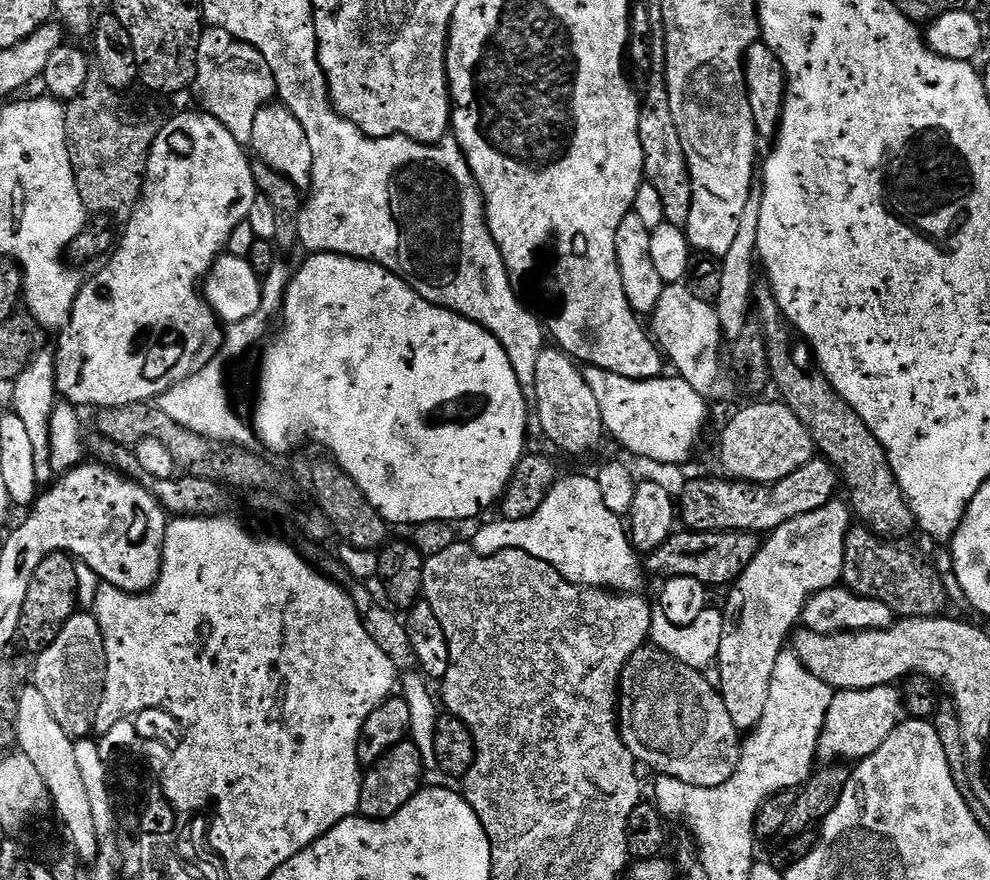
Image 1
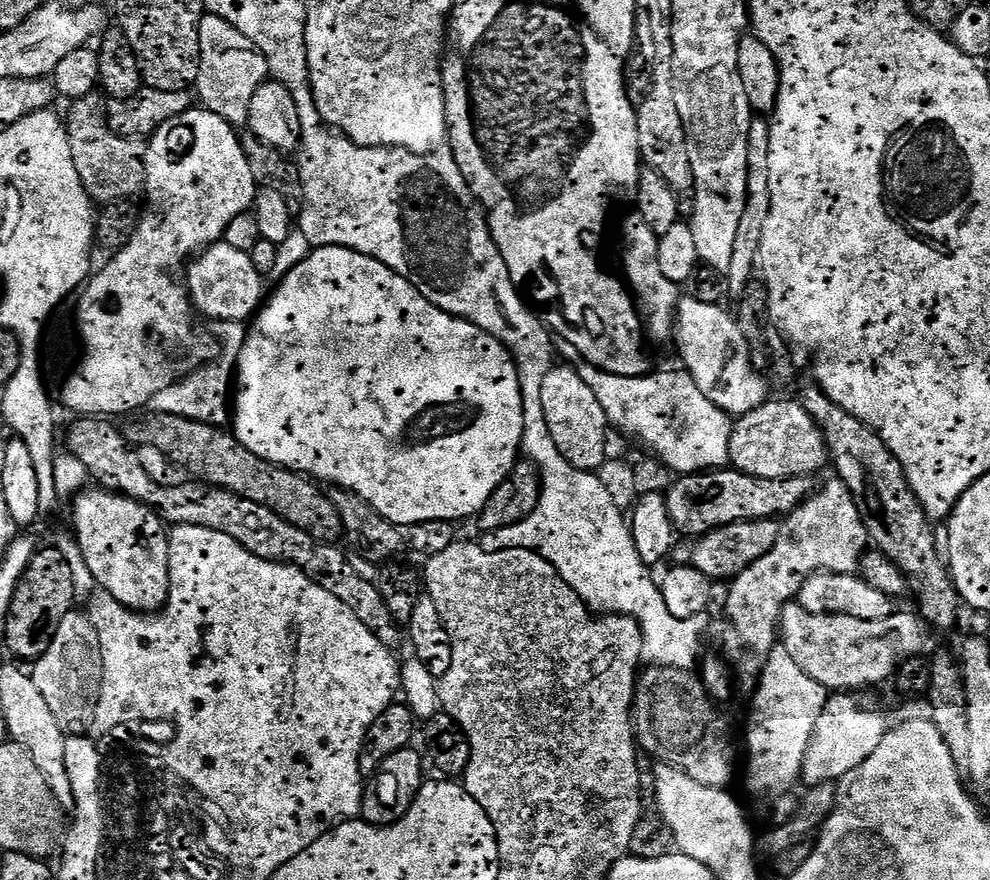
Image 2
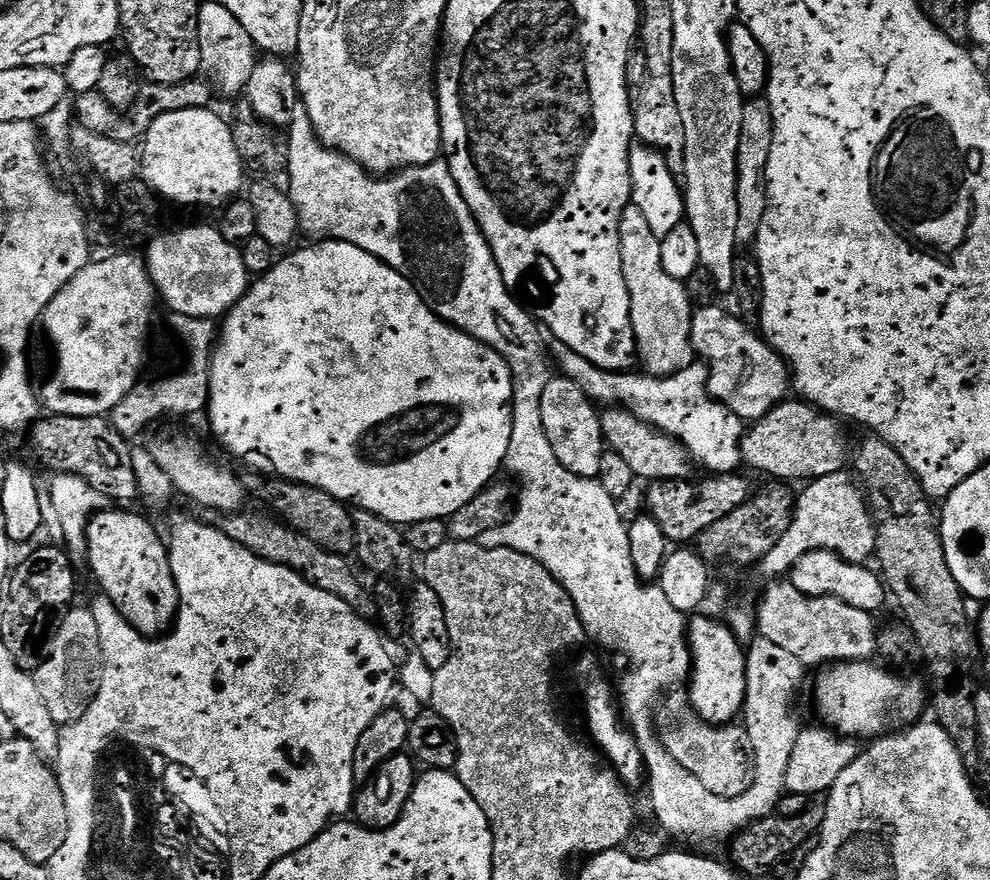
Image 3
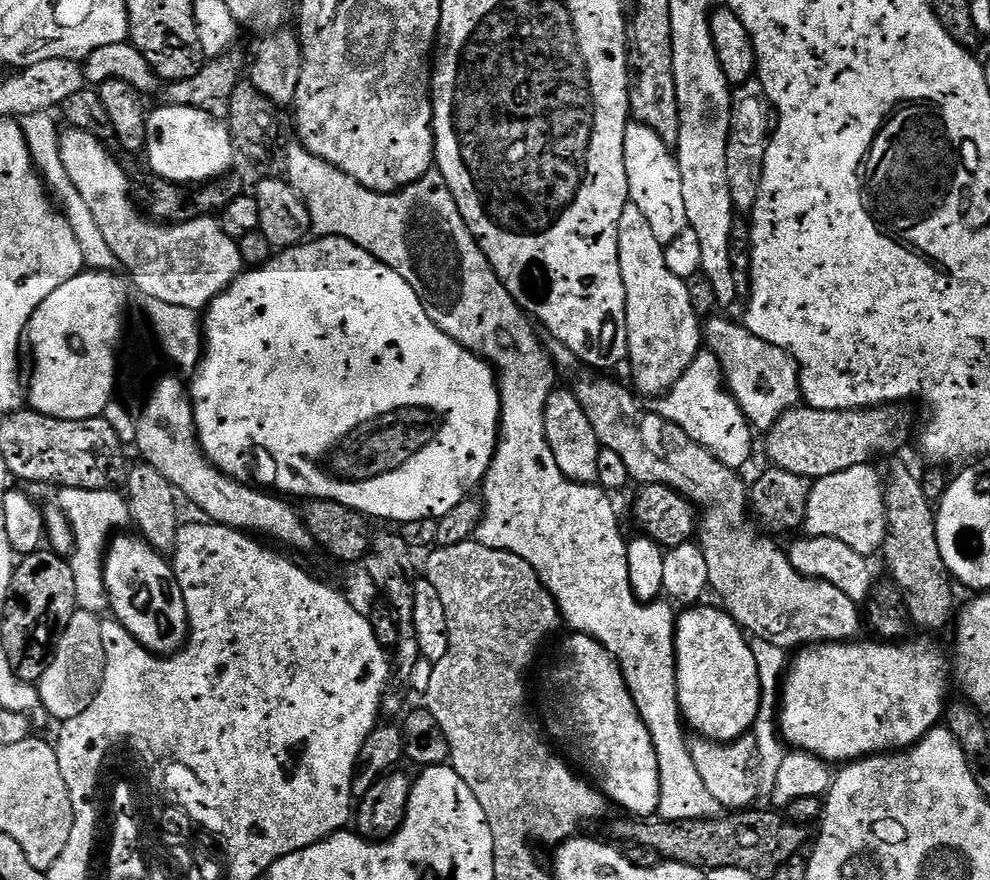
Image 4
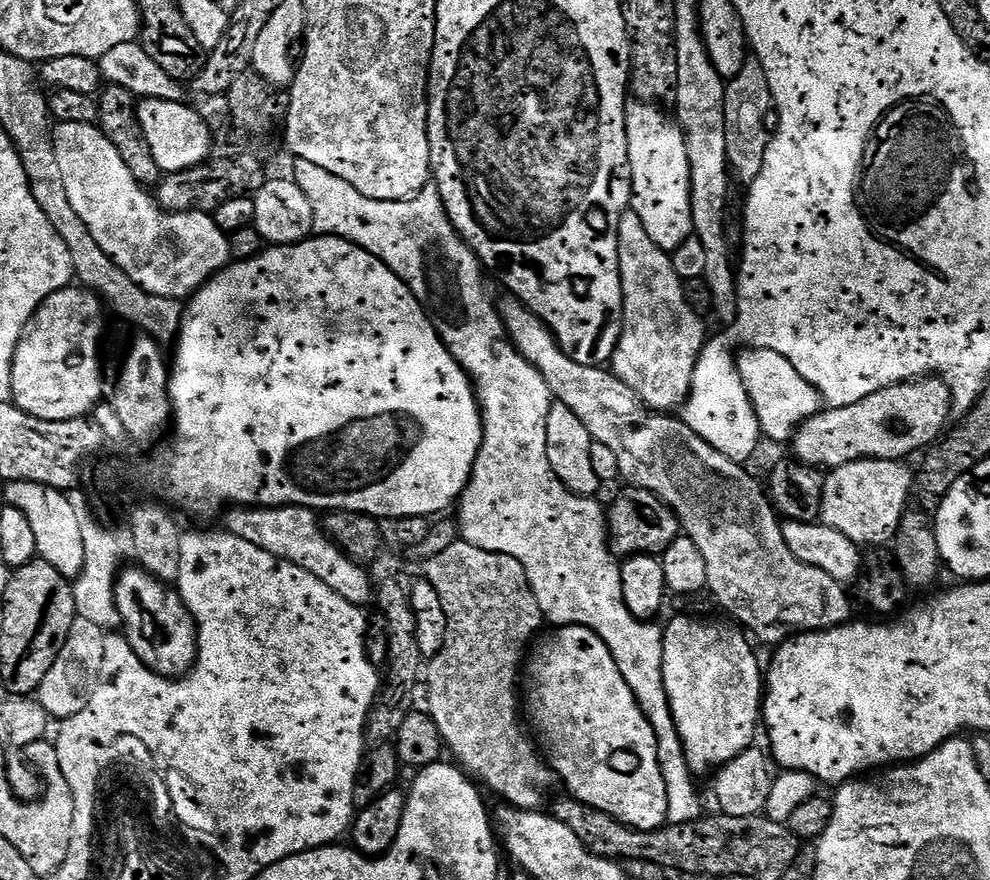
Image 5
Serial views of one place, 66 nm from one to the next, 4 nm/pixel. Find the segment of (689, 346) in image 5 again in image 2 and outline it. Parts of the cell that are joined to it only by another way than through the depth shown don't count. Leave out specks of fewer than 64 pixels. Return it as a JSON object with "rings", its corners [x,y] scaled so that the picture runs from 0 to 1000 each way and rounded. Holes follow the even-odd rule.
{"rings":[[[638,239],[626,259],[626,273],[630,276],[630,309],[628,308],[628,314],[640,338],[649,376],[656,388],[658,388],[657,385],[671,386],[674,382],[676,385],[683,370],[685,323],[673,316],[672,311],[669,311],[668,303],[665,302],[667,269],[661,261],[657,261],[657,252],[653,252],[653,248],[648,248],[645,240]]]}

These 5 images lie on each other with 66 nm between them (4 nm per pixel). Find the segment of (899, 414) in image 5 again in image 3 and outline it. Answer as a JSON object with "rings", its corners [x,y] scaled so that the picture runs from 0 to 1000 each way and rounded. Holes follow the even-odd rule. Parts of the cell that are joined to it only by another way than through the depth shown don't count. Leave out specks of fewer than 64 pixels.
{"rings":[[[815,457],[807,458],[785,459],[747,497],[748,524],[773,536],[784,548],[819,548],[854,535],[859,523],[859,505],[857,509],[857,500],[853,497],[854,483],[845,474]]]}

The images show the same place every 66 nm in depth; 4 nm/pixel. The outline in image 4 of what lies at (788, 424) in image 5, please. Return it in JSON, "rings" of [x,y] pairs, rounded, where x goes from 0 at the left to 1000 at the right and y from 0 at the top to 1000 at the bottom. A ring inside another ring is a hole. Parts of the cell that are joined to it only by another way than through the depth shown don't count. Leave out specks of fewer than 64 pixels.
{"rings":[[[716,363],[709,373],[714,399],[720,400],[725,407],[731,435],[761,488],[780,486],[782,480],[790,475],[790,470],[809,458],[808,424],[805,415],[796,401],[766,384],[751,367],[738,368],[735,364],[723,363]]]}

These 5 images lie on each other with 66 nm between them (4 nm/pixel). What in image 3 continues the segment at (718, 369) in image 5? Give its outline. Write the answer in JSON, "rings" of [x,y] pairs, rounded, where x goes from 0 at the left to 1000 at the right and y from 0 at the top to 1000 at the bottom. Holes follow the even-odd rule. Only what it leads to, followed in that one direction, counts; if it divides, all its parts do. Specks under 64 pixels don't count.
{"rings":[[[574,402],[571,406],[570,418],[568,418],[569,426],[579,432],[594,449],[595,455],[599,457],[607,455],[610,461],[626,460],[635,465],[651,482],[673,492],[674,495],[681,497],[695,513],[695,517],[706,531],[708,527],[709,531],[716,532],[714,534],[716,538],[739,539],[746,533],[743,531],[748,531],[747,497],[754,490],[753,478],[746,477],[735,463],[719,453],[719,449],[715,447],[715,419],[710,413],[700,411],[688,423],[668,430],[654,425],[641,427],[641,422],[638,420],[631,420],[627,424],[614,423],[611,418],[600,416],[587,405]]]}

